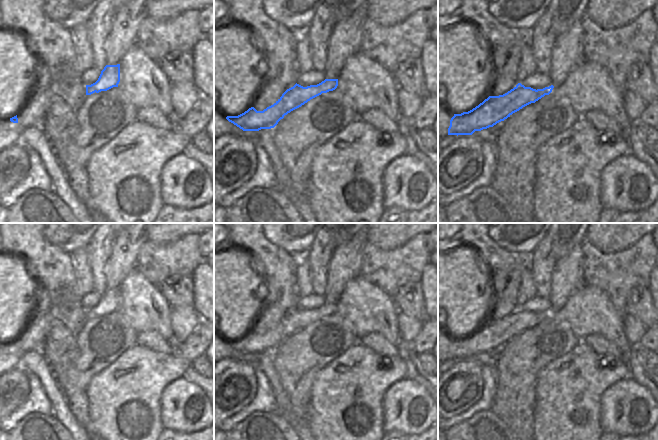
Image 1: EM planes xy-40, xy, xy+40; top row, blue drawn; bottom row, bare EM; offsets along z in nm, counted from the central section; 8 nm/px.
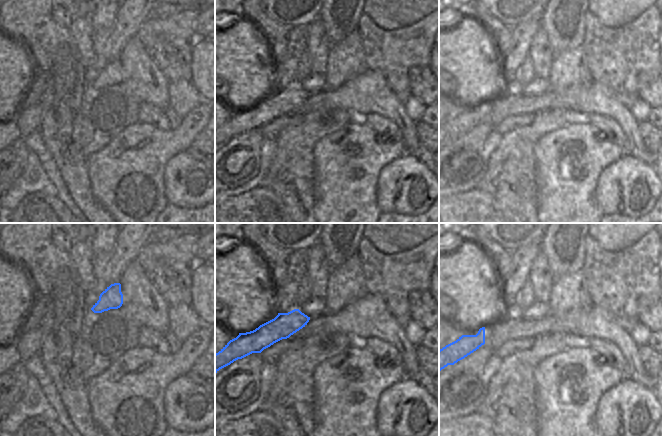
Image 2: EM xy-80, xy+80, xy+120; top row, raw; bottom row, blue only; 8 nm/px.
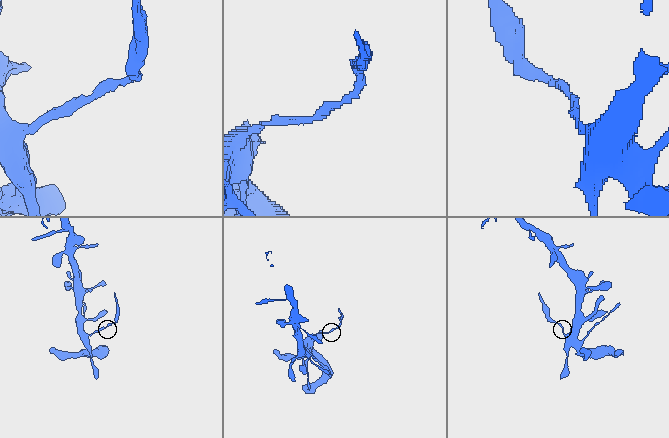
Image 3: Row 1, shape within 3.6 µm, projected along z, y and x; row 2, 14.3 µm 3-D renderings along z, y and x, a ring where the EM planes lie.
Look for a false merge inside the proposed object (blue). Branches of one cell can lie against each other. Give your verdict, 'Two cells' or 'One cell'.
Two cells.

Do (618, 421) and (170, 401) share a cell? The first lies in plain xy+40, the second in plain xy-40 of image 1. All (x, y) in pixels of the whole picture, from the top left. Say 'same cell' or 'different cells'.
same cell

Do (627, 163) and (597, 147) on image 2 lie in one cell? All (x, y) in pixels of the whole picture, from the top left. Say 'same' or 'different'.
different

